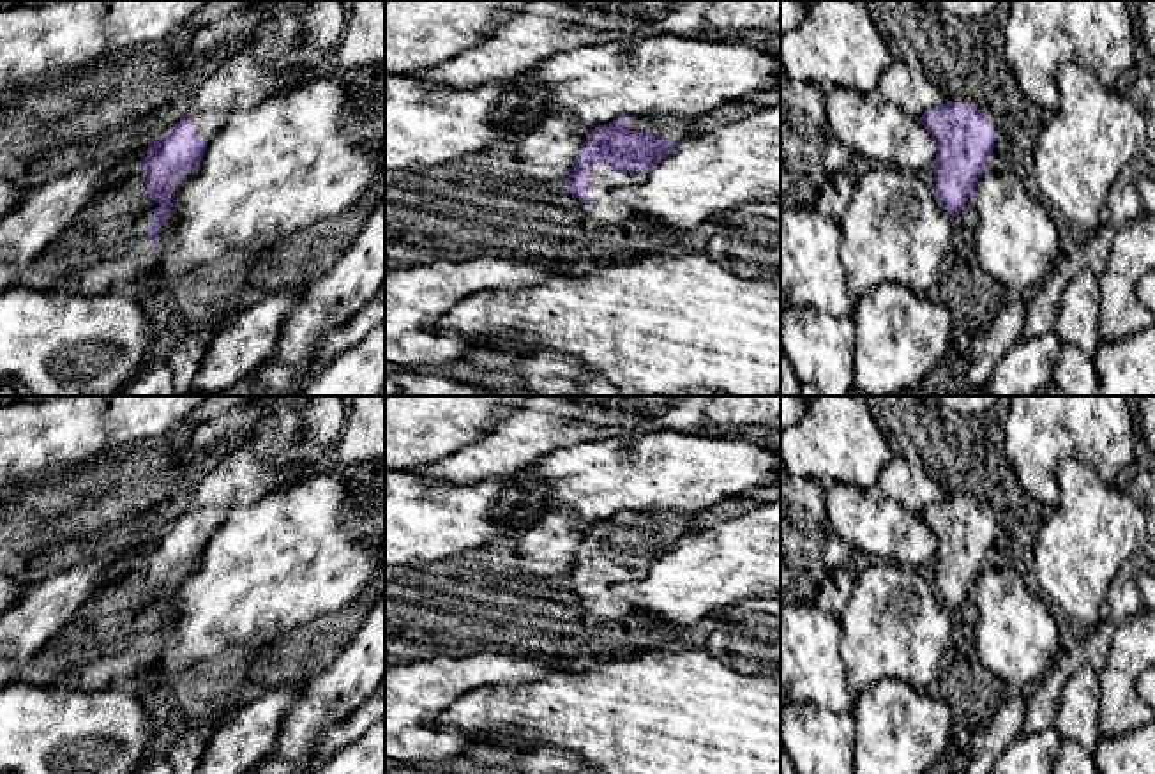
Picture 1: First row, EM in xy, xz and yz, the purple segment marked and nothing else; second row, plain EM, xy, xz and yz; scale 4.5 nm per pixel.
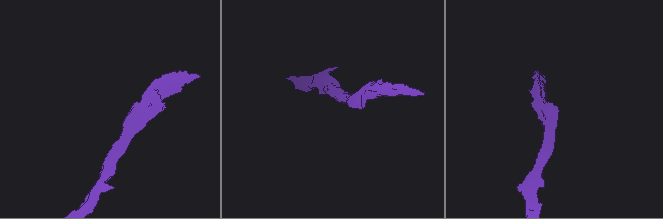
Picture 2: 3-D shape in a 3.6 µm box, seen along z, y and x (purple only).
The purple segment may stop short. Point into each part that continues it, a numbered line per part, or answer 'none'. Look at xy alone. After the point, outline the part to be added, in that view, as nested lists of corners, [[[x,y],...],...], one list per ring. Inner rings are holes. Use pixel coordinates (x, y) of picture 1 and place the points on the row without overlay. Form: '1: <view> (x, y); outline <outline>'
1: xy (241, 478); outline [[[251,436],[230,451],[191,495],[185,511],[192,512],[192,523],[207,541],[231,507],[251,504],[283,484],[254,454],[256,442],[258,438]]]

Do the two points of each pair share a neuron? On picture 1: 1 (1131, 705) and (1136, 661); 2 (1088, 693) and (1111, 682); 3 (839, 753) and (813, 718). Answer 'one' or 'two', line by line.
1: one
2: two
3: one

